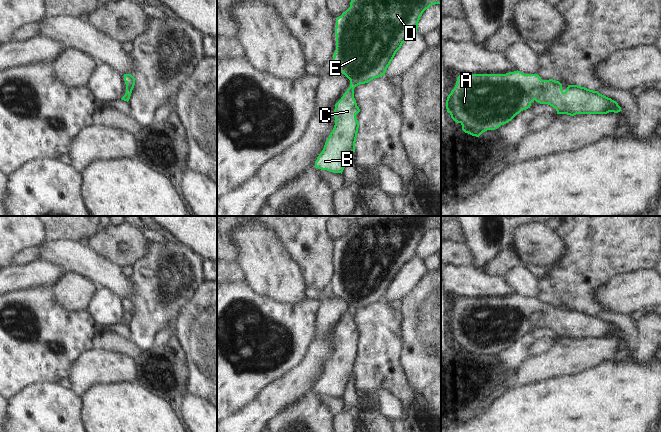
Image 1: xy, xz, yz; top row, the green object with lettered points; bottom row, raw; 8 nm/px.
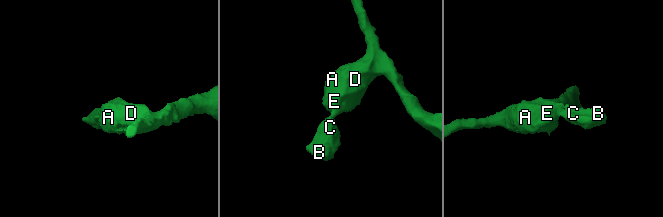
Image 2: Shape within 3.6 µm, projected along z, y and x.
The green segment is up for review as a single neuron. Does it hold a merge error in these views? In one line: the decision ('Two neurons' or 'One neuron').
One neuron.

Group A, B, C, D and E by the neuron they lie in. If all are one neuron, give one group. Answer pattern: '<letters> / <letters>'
A B C D E

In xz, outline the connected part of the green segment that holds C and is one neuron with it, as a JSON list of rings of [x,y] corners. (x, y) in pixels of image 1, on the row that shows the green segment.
[[[351,0],[350,7],[341,16],[337,17],[335,28],[336,50],[330,64],[350,80],[350,87],[335,104],[335,125],[325,142],[322,152],[315,161],[315,168],[342,174],[350,154],[355,152],[355,142],[359,128],[356,115],[360,112],[360,109],[354,98],[354,88],[385,75],[388,66],[402,44],[410,36],[417,33],[418,22],[423,12],[435,4],[441,4],[441,0]]]

